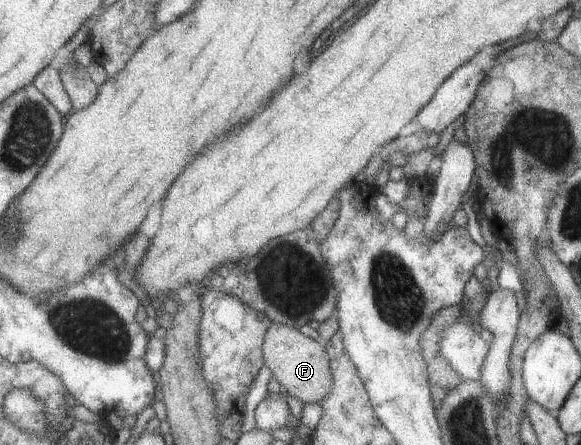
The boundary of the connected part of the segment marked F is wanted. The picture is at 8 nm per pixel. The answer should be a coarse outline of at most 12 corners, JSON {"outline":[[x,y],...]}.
{"outline":[[272,322],[262,359],[302,404],[330,391],[326,350]]}

